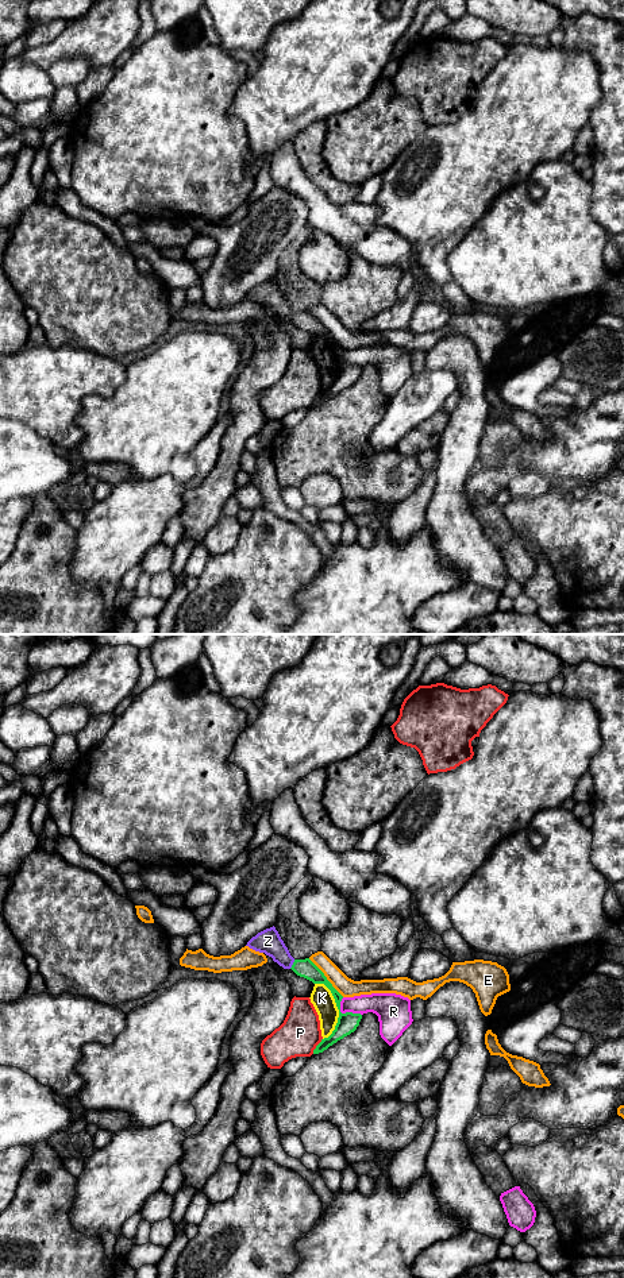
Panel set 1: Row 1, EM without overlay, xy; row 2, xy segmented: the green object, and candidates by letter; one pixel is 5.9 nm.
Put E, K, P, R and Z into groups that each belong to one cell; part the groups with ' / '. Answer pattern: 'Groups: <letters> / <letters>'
Groups: E / K / P / R / Z

